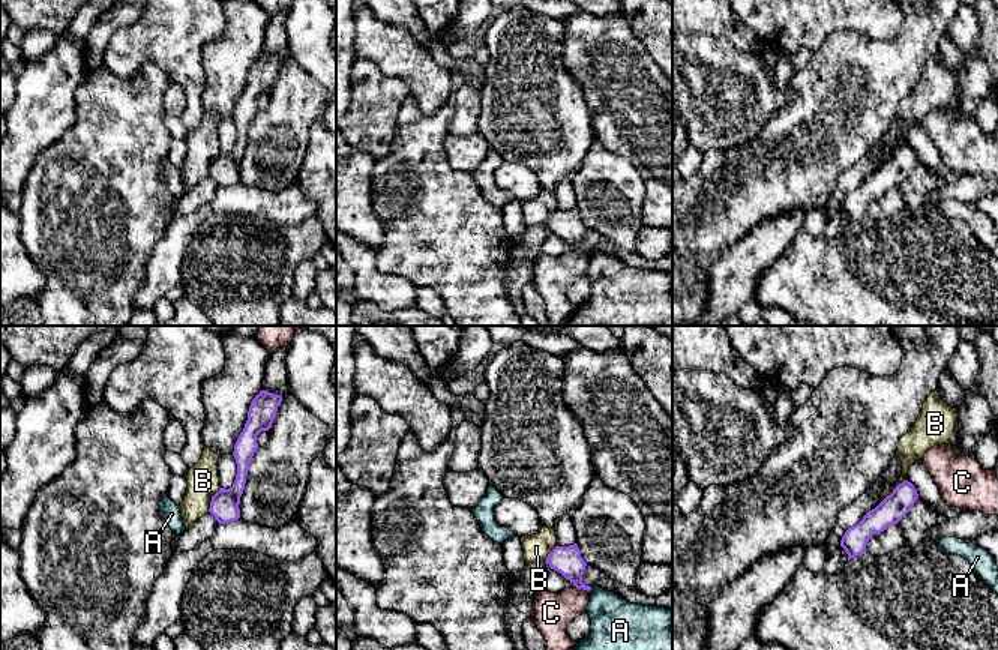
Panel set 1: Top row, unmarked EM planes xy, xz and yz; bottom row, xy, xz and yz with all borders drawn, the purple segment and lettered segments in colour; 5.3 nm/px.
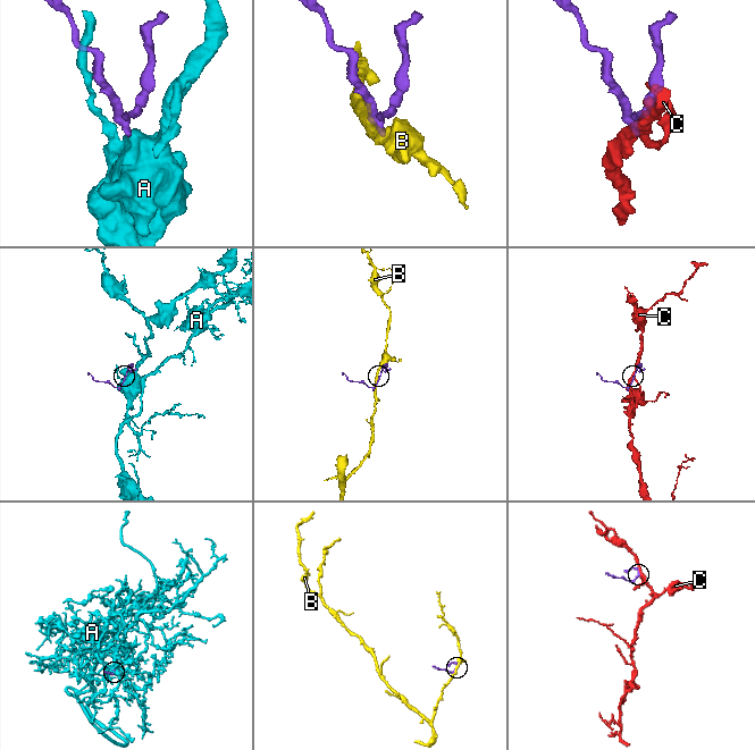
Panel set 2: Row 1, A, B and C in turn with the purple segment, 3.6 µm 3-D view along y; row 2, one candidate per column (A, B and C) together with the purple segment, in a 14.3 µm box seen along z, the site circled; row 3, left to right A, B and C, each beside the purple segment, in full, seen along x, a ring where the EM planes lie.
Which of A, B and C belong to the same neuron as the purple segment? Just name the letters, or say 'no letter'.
no letter

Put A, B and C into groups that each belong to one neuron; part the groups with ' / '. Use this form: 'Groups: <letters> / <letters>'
Groups: A / B / C

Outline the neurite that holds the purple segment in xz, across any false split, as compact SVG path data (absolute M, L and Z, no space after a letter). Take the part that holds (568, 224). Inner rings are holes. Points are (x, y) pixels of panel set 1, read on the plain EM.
M576 207L569 210L555 210L545 225L551 233L560 236L576 252L590 255L591 251L582 246L582 239L587 227L581 221L581 215Z

